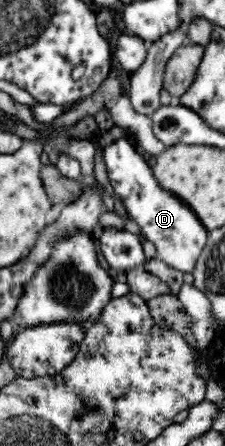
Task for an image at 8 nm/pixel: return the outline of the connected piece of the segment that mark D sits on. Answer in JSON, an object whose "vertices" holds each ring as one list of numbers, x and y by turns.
{"vertices":[[120,138,102,151,115,197,122,202,129,217,136,221,146,239,154,243,156,257,178,271,194,271,206,245,208,232,190,206,160,186,151,165,136,152,131,138]]}

